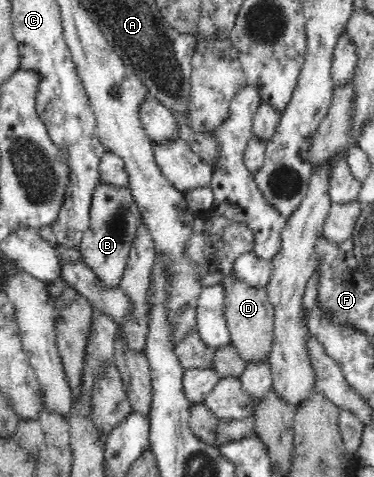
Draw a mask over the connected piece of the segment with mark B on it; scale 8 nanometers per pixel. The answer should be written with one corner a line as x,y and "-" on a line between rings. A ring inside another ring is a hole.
103,182
97,184
90,208
90,225
83,235
79,249
83,262
97,275
105,287
120,286
129,251
141,223
143,223
142,212
128,187
118,188

